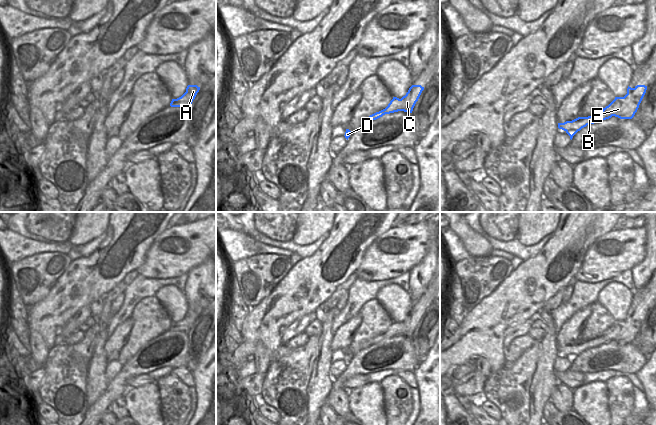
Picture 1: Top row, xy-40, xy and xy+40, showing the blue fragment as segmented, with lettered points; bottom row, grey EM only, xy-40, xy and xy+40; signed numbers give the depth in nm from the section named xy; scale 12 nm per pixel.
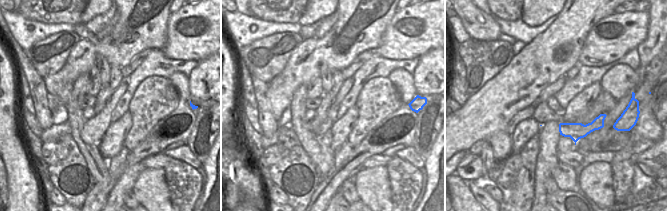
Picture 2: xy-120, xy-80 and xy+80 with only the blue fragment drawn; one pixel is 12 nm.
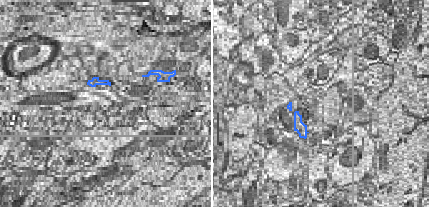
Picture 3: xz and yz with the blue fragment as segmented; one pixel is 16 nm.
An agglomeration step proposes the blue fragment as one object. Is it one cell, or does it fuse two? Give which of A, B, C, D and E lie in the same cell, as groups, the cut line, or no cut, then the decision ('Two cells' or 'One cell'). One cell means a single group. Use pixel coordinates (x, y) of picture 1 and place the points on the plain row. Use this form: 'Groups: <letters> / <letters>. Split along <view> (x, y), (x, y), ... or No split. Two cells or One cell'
Groups: A C E / B D. Split along xy+40 (601, 335), (606, 335), (611, 340). Two cells.

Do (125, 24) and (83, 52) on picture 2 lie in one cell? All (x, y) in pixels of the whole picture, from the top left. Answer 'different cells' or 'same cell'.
same cell

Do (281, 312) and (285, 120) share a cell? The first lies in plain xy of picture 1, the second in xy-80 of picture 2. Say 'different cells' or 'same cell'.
different cells

